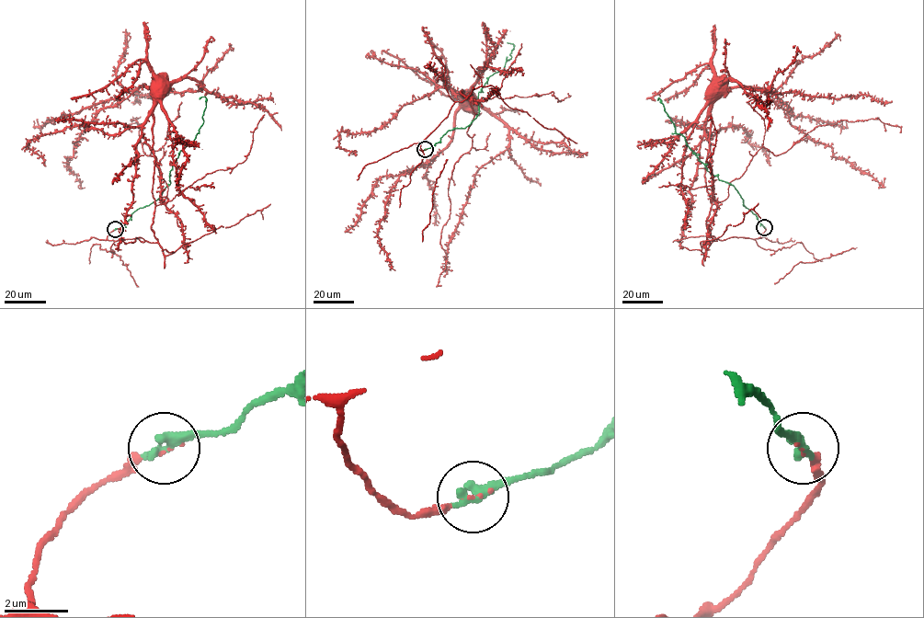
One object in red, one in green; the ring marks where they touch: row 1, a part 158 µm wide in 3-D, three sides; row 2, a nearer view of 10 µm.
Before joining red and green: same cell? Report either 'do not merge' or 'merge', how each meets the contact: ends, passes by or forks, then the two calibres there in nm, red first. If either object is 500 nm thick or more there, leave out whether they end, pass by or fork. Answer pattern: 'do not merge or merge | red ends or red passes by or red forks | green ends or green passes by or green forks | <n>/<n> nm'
merge | red ends | green ends | 110/440 nm

